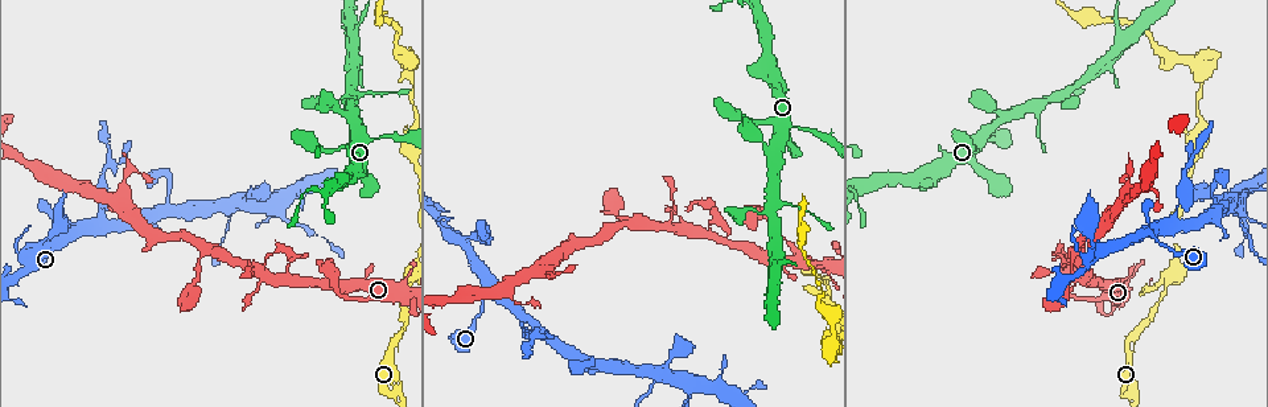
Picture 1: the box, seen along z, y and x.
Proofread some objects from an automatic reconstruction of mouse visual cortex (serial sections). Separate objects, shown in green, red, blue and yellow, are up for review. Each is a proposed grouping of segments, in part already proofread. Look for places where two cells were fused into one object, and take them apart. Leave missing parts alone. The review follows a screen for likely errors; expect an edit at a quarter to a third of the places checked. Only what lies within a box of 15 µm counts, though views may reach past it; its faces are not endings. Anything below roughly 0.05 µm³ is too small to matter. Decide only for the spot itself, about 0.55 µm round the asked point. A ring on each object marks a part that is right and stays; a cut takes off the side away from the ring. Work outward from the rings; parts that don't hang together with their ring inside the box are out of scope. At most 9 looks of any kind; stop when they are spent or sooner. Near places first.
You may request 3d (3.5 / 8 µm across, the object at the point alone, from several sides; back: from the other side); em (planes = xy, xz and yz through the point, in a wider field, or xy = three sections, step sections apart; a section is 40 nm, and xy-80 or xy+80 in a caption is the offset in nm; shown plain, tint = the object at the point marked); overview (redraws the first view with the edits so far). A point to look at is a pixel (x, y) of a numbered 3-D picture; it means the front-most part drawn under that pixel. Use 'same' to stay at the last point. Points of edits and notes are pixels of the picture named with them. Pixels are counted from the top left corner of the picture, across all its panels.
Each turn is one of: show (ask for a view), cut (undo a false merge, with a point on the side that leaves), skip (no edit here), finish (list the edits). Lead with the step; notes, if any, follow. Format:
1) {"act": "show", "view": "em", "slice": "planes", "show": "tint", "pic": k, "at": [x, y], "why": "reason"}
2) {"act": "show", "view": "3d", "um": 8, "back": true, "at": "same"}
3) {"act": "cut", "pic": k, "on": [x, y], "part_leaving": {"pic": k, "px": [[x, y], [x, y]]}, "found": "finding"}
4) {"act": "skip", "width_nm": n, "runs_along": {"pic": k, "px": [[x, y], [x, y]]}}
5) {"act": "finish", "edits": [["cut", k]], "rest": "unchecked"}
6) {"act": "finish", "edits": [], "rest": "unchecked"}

{"act": "show", "view": "3d", "um": 3.5, "back": true, "pic": 1, "at": [712, 239], "why": "thin arm on a thick one"}

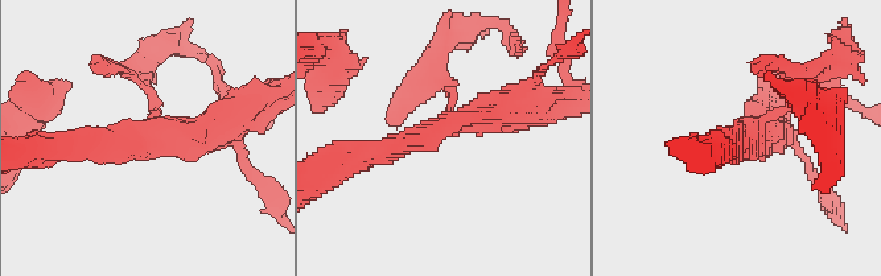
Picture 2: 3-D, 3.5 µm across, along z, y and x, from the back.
{"act": "show", "view": "em", "slice": "xy", "step": 3, "show": "plain", "pic": 2, "at": [146, 146]}

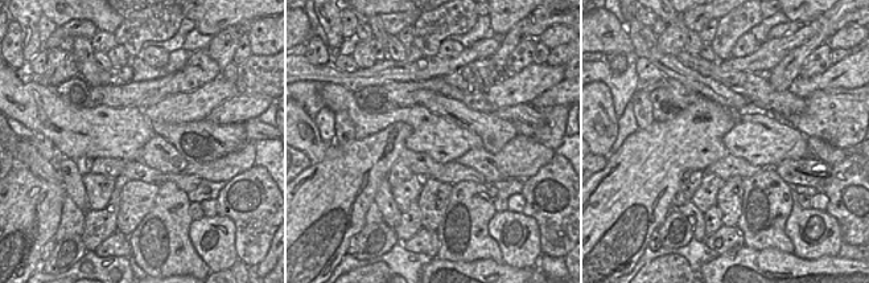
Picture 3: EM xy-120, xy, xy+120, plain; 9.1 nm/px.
{"act": "show", "view": "em", "slice": "xy", "step": 3, "show": "tint", "at": "same", "why": "where the object lies"}

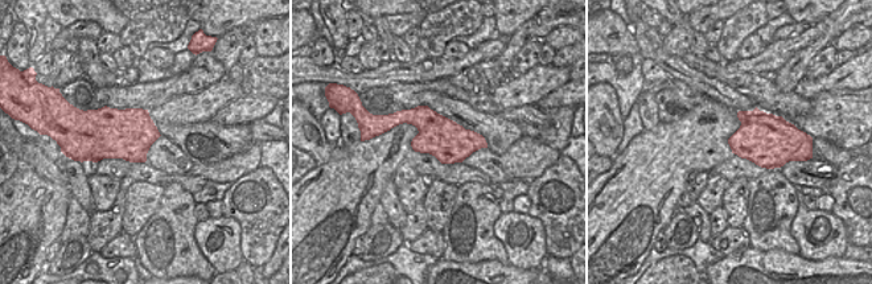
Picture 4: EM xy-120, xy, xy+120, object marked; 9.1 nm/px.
{"act": "cut", "pic": 2, "on": [420, 99], "arm_widths_nm": [100, 300, 400], "part_leaving": {"pic": 2, "px": [[447, 89], [447, 41], [488, 24]]}, "found": "a second cell is stuck on"}

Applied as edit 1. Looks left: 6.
{"act": "show", "view": "overview", "why": "see it whole again"}

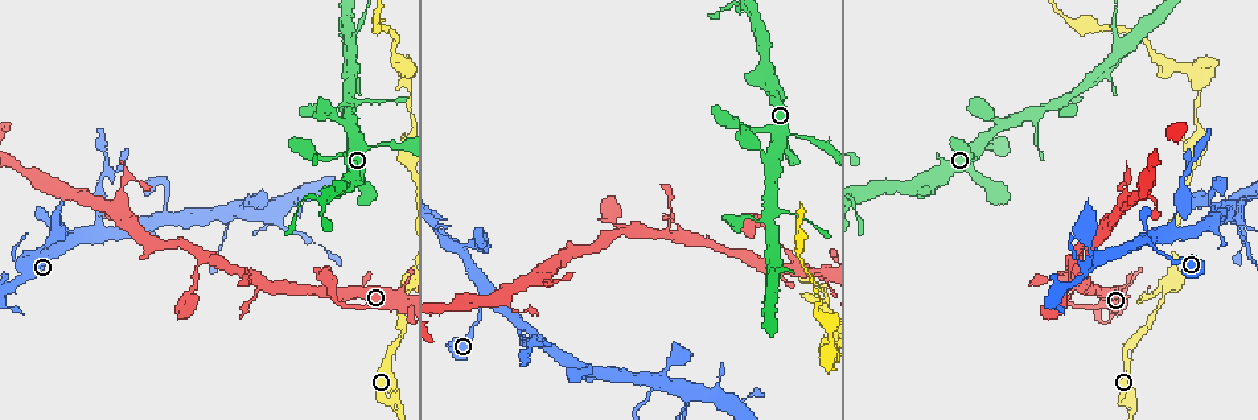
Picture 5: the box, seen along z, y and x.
{"act": "show", "view": "3d", "um": 3.5, "back": true, "pic": 5, "at": [1167, 288], "why": "abrupt turn"}

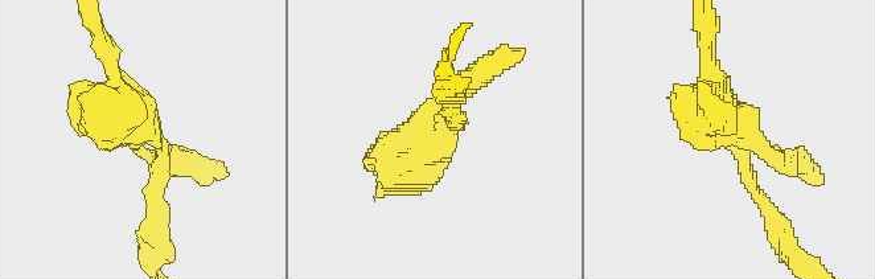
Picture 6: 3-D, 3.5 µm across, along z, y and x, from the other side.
{"act": "show", "view": "em", "slice": "xy", "step": 1, "show": "tint", "pic": 6, "at": [455, 132], "arms": 4, "arm_widths_nm": [150, 300, 350, 600]}

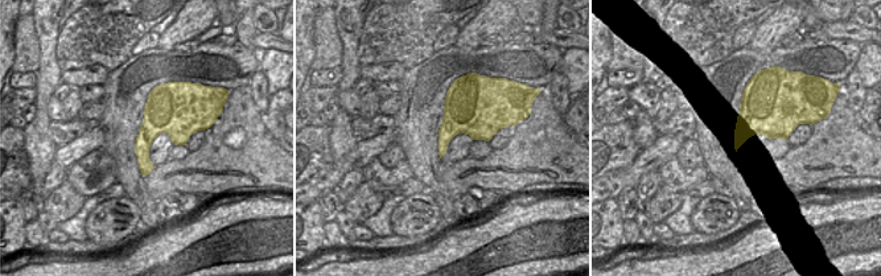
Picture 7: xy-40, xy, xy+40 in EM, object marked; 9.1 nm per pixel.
{"act": "skip", "width_nm": 320, "runs_along": {"pic": 6, "px": [[157, 218], [161, 146], [126, 122], [142, 150]]}, "found": "continuous, no second cell"}

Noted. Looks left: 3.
{"act": "show", "view": "3d", "um": 3.5, "pic": 5, "at": [1229, 211]}

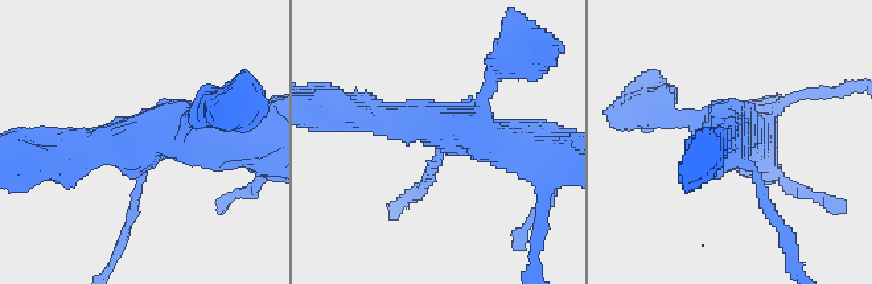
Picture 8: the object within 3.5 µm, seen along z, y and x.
{"act": "show", "view": "em", "slice": "xy", "step": 2, "show": "tint", "pic": 8, "at": [149, 139], "arms": 4, "arm_widths_nm": [100, 250, 350, 500]}

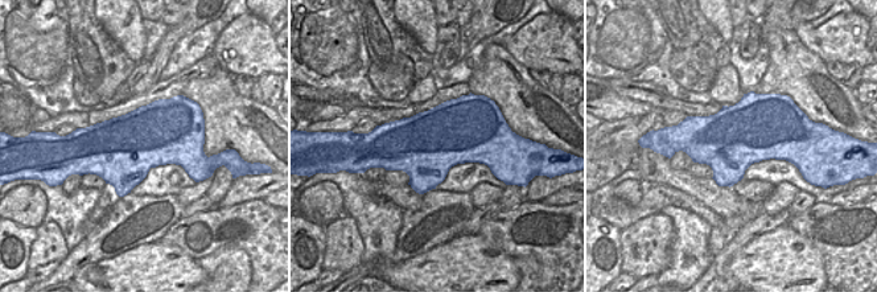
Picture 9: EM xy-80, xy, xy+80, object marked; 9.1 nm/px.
{"act": "cut", "pic": 8, "on": [768, 206], "part_leaving": {"pic": 8, "px": [[751, 165], [784, 226], [794, 267]]}, "found": "two cells meet here"}

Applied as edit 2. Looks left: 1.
{"act": "finish", "edits": [["cut", 2], ["cut", 8]], "rest": "unchecked"}

